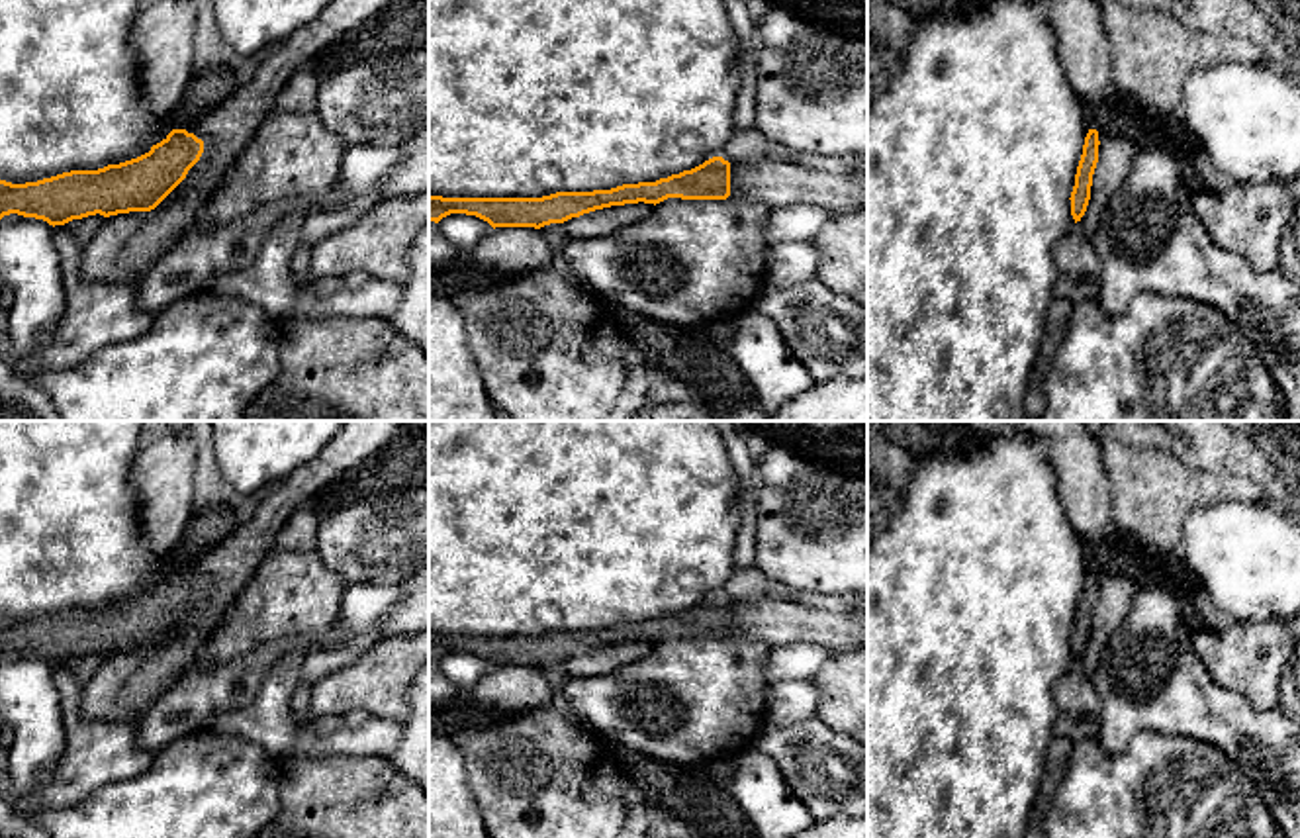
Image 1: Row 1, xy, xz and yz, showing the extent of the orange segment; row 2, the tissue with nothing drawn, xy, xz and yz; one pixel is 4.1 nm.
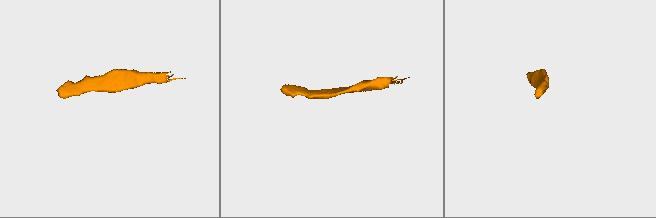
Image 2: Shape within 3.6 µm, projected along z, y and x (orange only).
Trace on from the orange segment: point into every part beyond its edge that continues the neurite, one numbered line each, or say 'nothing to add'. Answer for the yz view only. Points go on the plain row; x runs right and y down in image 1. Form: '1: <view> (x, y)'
nothing to add

